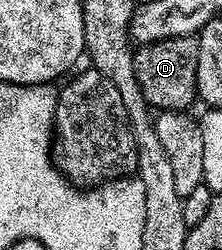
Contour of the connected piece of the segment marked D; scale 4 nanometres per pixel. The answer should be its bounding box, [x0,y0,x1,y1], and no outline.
[134,36,198,112]

